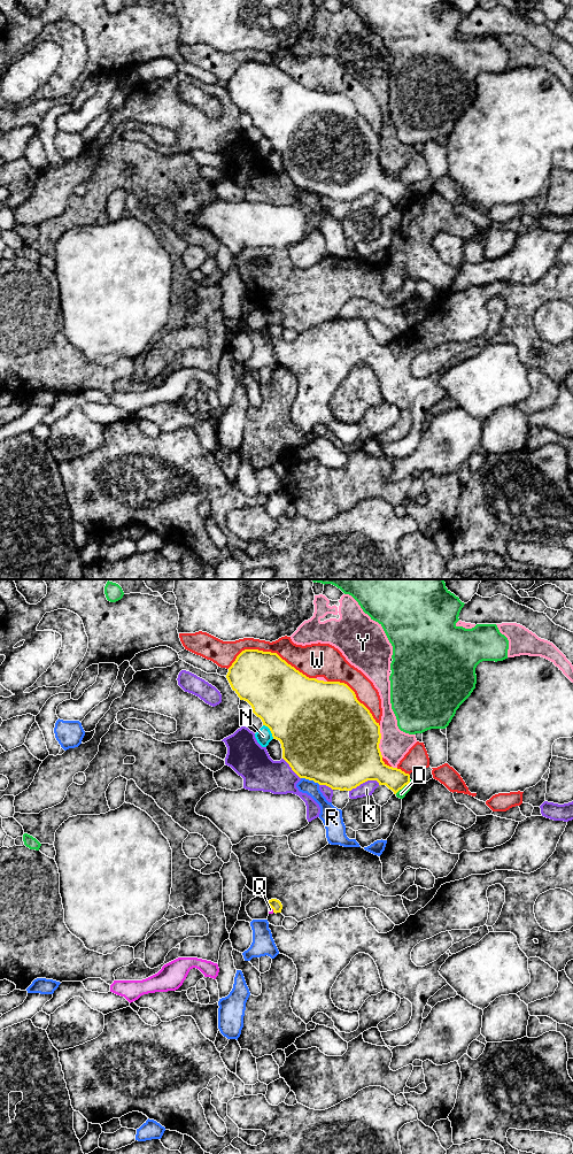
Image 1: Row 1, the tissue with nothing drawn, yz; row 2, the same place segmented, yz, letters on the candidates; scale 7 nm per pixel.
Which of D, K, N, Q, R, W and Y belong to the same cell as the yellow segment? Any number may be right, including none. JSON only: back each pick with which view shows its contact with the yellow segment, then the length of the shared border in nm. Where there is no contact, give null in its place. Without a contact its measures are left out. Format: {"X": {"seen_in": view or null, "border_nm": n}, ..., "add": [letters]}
{"Q": {"seen_in": "yz", "border_nm": 70}, "add": ["Q"]}

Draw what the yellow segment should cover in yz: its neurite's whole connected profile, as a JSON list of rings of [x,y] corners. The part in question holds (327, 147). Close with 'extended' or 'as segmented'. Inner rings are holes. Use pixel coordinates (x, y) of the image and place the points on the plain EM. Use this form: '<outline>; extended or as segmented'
[[[258,61],[242,62],[226,90],[240,111],[247,113],[270,140],[273,151],[280,153],[282,170],[300,190],[340,202],[377,192],[394,206],[410,194],[409,185],[382,172],[380,137],[347,95],[309,90],[277,64]]]; as segmented

